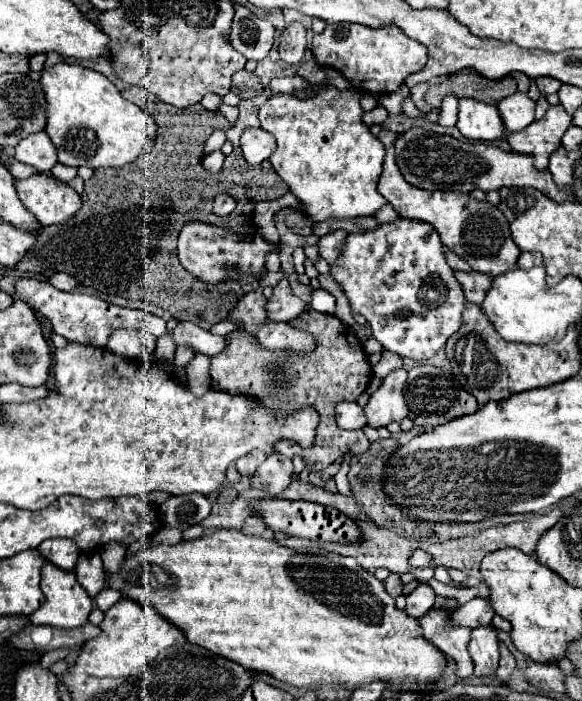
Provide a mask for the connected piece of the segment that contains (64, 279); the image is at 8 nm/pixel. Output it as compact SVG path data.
M56 272L54 276L50 276L48 278L48 282L54 286L54 288L58 288L58 290L72 290L74 286L76 286L76 280L70 276L70 274L66 274L66 272Z

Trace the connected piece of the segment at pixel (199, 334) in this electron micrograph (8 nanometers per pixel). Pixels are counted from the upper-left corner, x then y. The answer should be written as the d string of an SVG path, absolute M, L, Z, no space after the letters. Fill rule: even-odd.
M178 322L178 326L172 330L172 338L178 346L190 346L206 356L222 352L224 348L224 336L214 336L192 322Z

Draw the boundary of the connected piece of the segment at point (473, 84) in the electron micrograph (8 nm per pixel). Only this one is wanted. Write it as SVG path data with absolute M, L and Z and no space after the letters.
M458 72L454 76L448 76L448 80L434 84L424 94L424 100L438 108L442 104L442 98L448 94L454 94L458 98L474 98L486 104L498 104L498 100L510 96L516 92L516 80L512 76L506 76L506 80L482 80L476 72Z

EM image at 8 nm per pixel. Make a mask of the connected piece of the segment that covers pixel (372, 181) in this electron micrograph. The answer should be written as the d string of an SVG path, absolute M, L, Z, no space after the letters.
M320 86L318 94L308 100L274 94L260 108L260 128L270 132L278 144L270 162L298 198L302 212L314 222L374 216L386 204L386 198L376 190L384 162L384 146L362 124L362 114L364 110L358 100L350 100L350 92L326 86Z

